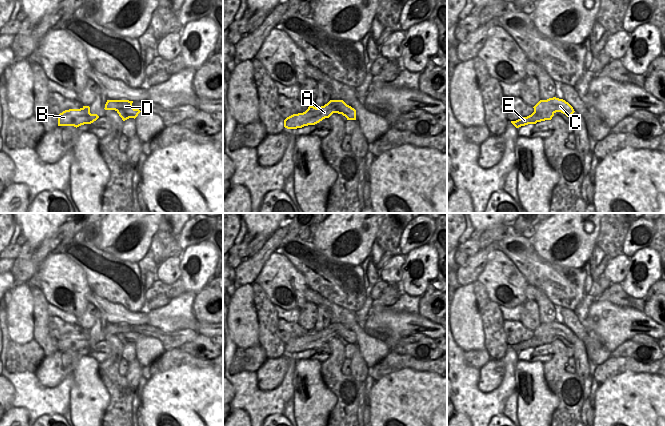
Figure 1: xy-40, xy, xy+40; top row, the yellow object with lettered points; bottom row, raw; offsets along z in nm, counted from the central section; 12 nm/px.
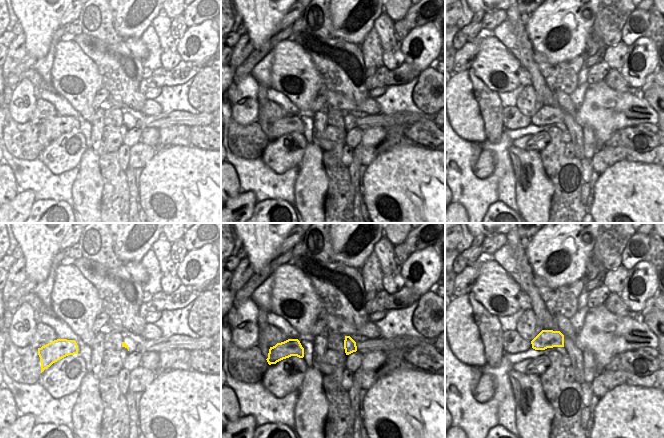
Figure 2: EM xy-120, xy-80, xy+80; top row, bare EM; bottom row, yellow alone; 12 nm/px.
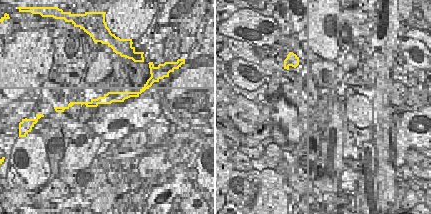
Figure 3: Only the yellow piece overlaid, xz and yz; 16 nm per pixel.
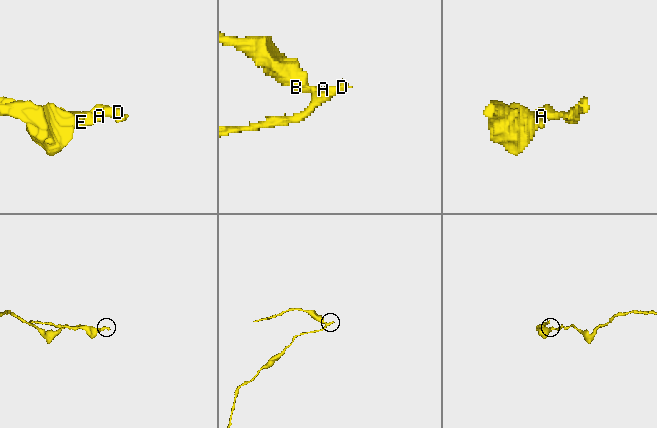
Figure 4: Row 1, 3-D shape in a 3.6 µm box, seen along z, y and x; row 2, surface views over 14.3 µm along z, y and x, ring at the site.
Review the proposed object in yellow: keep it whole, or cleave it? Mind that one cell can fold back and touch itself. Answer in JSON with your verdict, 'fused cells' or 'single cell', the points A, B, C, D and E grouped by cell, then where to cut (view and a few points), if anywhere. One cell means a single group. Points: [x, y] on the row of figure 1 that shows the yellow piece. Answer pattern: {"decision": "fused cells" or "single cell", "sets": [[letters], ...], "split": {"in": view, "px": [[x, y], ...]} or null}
{"decision": "fused cells", "sets": [["A", "B", "E"], ["C", "D"]], "split": {"in": "xy+40", "px": [[534, 111], [548, 112], [553, 110], [555, 112]]}}

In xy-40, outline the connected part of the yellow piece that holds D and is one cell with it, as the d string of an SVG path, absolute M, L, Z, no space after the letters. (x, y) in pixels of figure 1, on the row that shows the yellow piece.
M107 100L105 104L106 110L115 110L123 121L129 118L136 118L141 112L139 109L132 107L133 101L129 100Z

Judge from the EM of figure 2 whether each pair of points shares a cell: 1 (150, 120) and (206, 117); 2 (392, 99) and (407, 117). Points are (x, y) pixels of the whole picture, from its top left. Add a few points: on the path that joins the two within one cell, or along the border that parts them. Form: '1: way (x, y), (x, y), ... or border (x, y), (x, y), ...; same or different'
1: way (164, 119), (192, 118); same
2: border (423, 112), (397, 111), (390, 114), (381, 113); different

